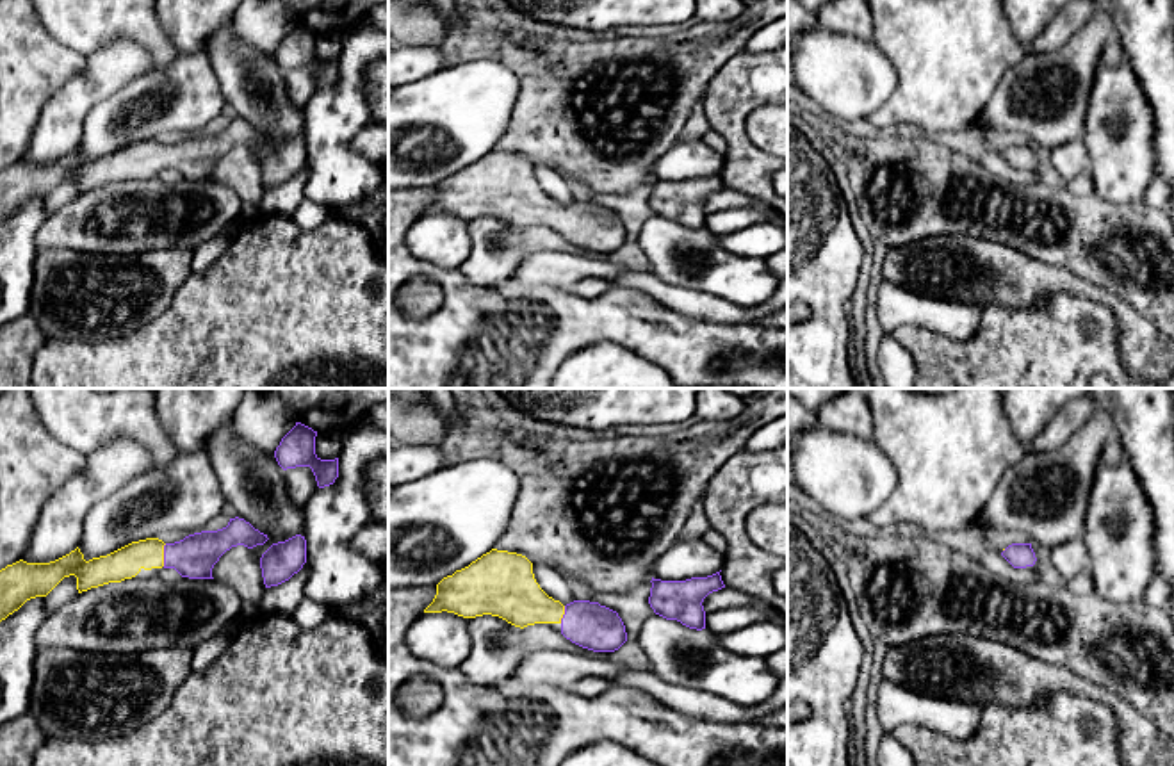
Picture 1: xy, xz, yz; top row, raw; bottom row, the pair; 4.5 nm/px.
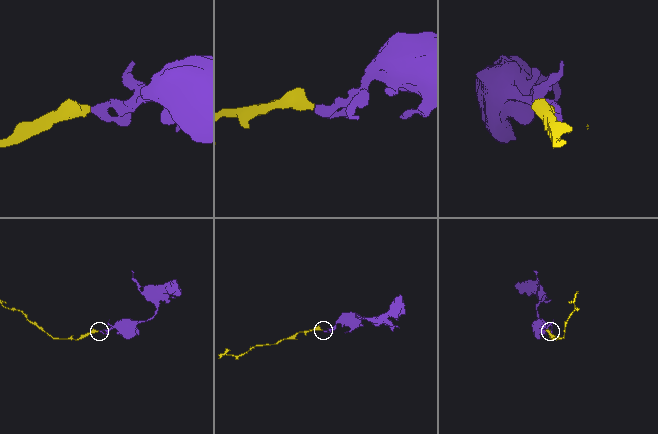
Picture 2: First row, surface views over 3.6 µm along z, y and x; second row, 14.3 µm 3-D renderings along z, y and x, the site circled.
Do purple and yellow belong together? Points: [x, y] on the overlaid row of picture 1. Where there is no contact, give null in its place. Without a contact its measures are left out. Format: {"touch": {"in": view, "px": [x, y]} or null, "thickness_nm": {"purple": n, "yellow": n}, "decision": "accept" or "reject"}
{"touch": {"in": "xy", "px": [164, 554]}, "thickness_nm": {"purple": 190, "yellow": 140}, "decision": "accept"}

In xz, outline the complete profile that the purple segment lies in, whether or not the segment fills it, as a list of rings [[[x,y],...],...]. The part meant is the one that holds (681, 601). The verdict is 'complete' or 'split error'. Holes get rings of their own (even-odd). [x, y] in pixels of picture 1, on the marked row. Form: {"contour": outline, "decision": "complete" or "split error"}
{"contour": [[[720,572],[686,581],[661,581],[652,577],[648,604],[656,615],[677,620],[689,629],[705,629],[704,599],[725,588]]], "decision": "complete"}

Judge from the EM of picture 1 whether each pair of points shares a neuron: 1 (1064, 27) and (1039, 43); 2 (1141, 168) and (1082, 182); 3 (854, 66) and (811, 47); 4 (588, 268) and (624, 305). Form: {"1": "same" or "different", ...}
{"1": "same", "2": "different", "3": "same", "4": "different"}

